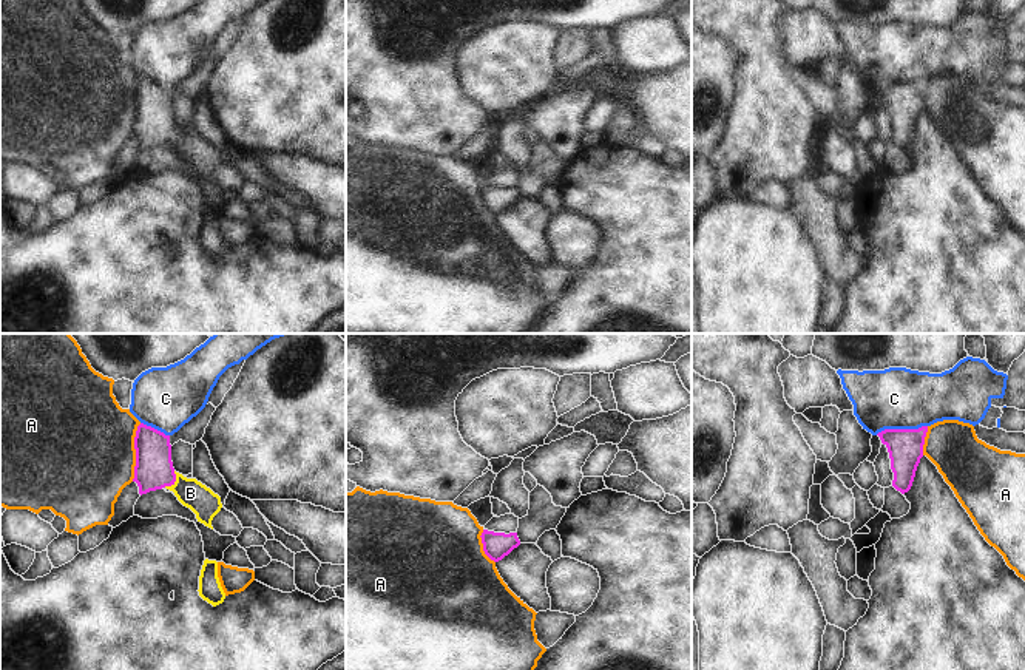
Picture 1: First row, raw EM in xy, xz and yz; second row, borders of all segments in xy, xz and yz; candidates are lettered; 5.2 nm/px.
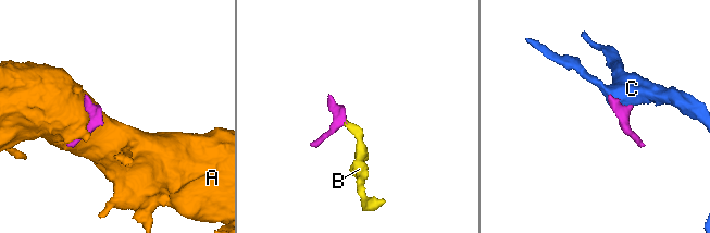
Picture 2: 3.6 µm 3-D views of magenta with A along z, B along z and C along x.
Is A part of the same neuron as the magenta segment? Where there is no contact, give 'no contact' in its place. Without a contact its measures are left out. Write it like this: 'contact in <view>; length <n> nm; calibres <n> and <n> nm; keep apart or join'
contact in xy; length 300 nm; calibres 200 and 480 nm; keep apart

